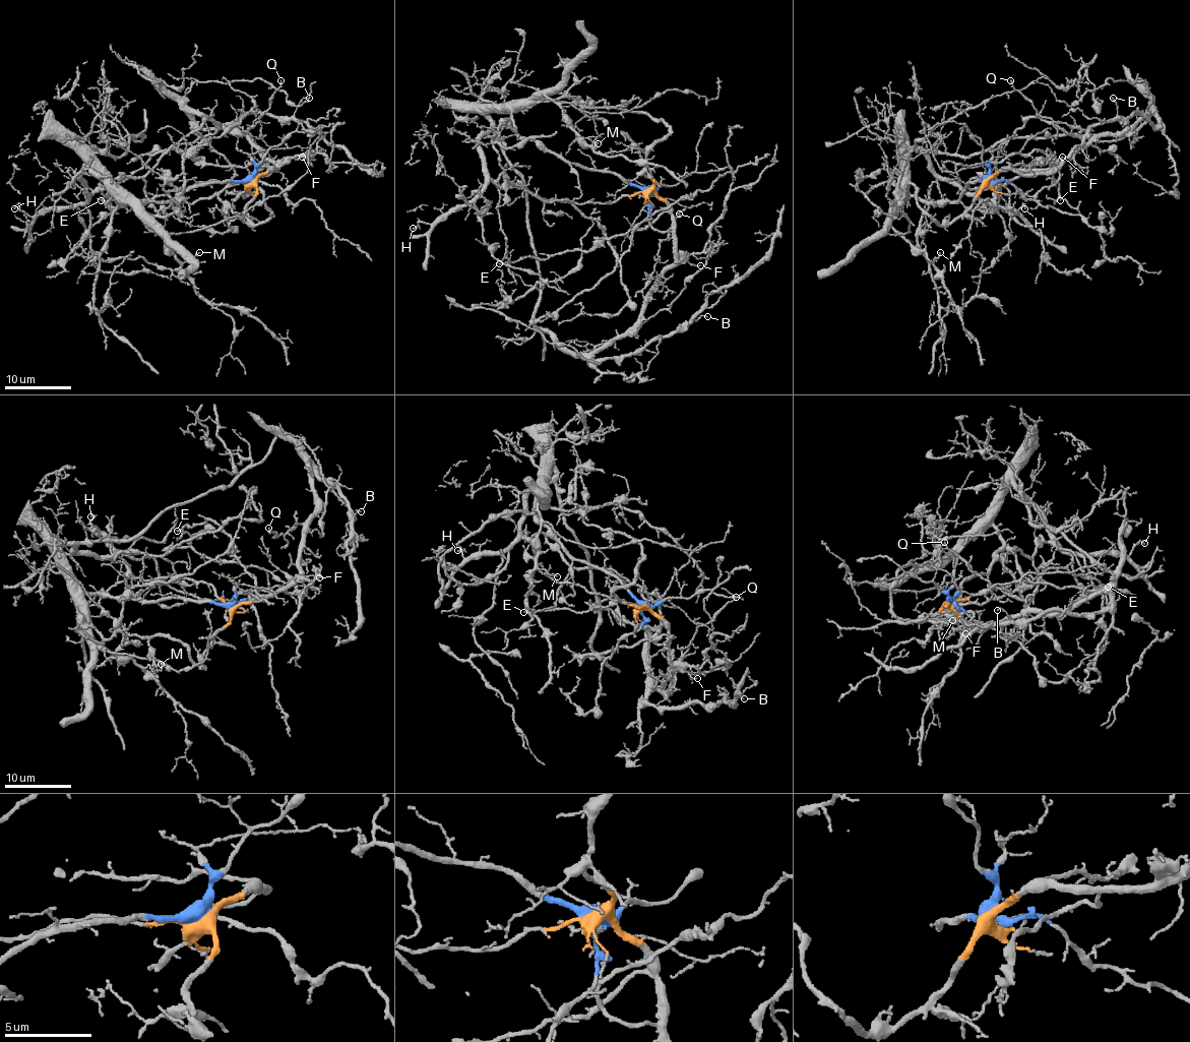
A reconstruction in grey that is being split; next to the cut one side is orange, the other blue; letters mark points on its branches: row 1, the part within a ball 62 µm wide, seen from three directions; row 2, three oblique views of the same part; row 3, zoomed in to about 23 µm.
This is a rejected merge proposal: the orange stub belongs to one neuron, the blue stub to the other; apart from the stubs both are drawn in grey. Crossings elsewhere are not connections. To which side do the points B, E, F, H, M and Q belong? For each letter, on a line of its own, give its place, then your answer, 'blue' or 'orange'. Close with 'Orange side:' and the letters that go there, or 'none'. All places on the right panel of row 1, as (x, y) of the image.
B: (1113, 98) | orange
E: (1060, 200) | orange
F: (1062, 157) | orange
H: (1024, 208) | blue
M: (940, 252) | blue
Q: (1010, 80) | orange
Orange side: B, E, F, Q

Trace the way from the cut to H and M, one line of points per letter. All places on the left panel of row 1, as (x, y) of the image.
H: (249, 181), (191, 185), (165, 200), (120, 202), (91, 149), (81, 174), (84, 202), (34, 216), (13, 208)
M: (249, 181), (191, 185), (168, 200), (120, 202), (113, 197), (131, 207), (181, 261), (199, 252)

